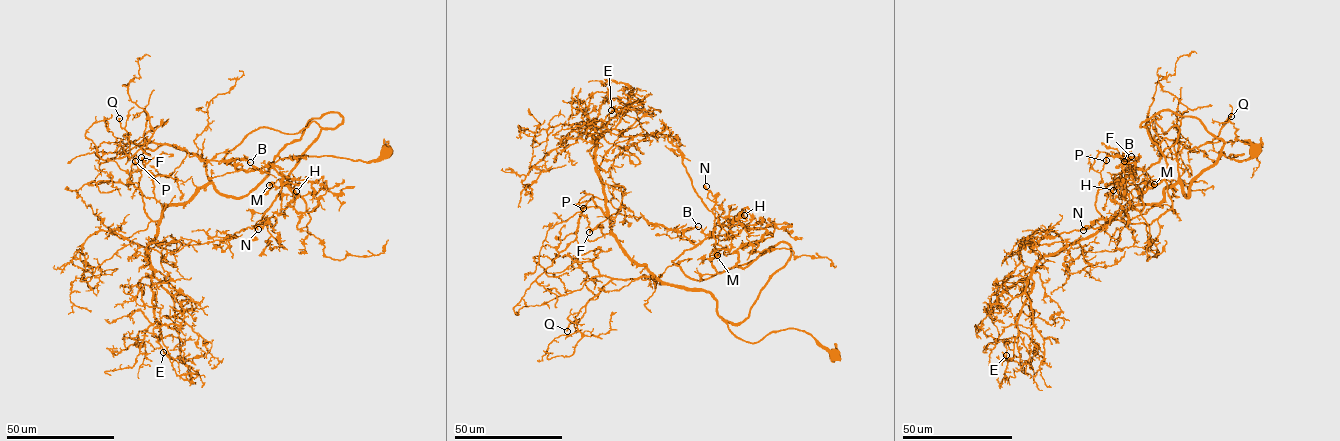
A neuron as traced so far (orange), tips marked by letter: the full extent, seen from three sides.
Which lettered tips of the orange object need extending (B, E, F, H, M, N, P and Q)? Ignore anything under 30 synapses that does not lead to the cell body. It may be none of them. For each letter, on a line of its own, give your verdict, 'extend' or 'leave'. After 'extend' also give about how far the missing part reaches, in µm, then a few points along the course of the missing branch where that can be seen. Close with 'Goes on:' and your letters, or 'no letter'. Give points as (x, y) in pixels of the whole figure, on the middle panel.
B: leave
E: leave
F: leave
H: leave
M: leave
N: leave
P: leave
Q: extend | 40 µm | (567, 331), (558, 337), (554, 315), (539, 299), (548, 289)
Goes on: Q

